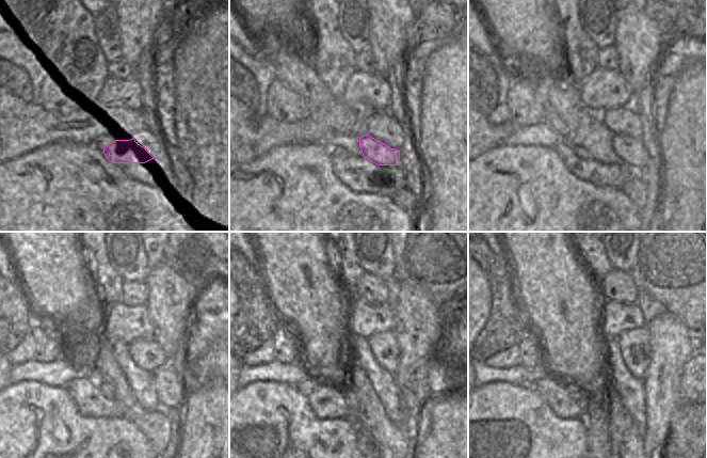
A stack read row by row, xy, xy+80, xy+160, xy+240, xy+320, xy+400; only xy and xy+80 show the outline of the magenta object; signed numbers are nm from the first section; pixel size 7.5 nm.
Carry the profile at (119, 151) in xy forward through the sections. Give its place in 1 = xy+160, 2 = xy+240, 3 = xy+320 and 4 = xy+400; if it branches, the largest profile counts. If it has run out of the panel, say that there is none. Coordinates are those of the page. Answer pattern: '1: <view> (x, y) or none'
1: xy+160 (631, 151)
2: xy+240 (170, 384)
3: xy+320 (446, 376)
4: xy+400 (685, 383)

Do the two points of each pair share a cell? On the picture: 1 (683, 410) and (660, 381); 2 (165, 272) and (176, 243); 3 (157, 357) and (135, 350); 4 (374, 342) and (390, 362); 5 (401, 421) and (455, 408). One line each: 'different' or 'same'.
1: same
2: different
3: same
4: same
5: different

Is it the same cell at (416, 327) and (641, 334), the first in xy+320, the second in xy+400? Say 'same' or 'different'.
different

